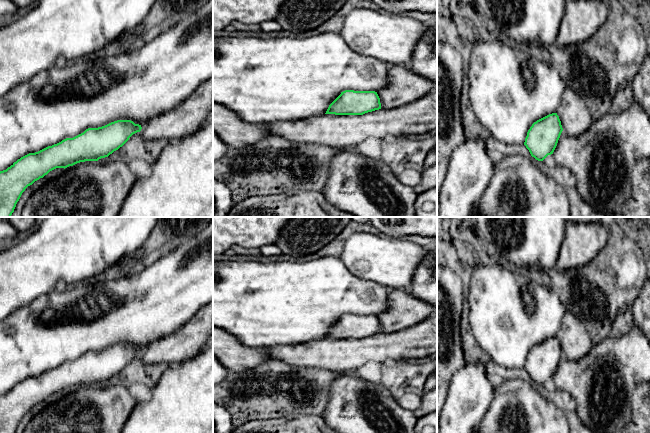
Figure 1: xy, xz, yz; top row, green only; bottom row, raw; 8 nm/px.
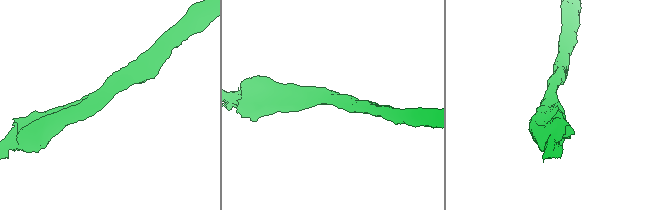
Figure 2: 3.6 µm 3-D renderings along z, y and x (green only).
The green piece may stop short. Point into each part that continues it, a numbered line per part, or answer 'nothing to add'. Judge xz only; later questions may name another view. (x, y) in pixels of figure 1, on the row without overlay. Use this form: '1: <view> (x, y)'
1: xz (266, 305)

